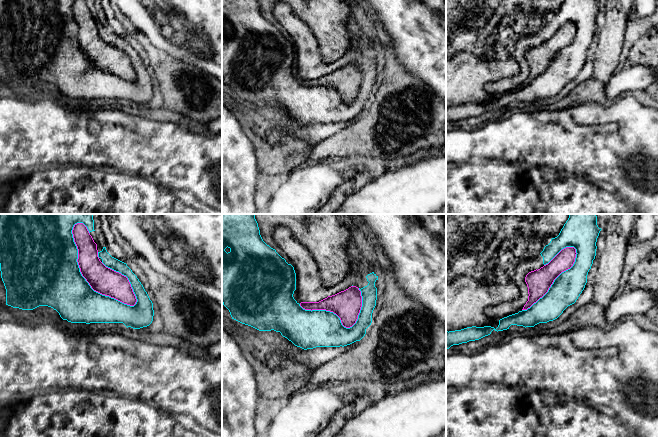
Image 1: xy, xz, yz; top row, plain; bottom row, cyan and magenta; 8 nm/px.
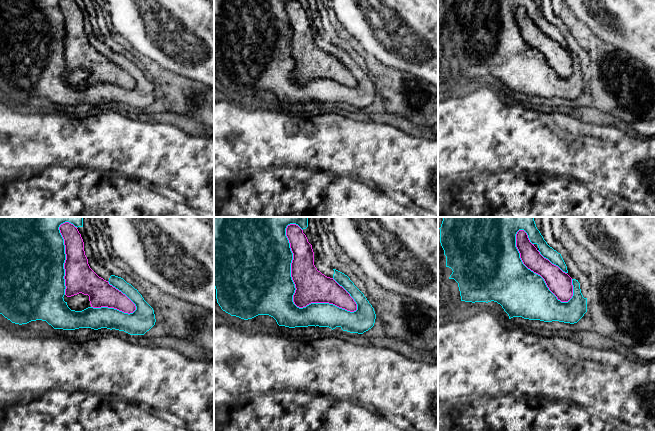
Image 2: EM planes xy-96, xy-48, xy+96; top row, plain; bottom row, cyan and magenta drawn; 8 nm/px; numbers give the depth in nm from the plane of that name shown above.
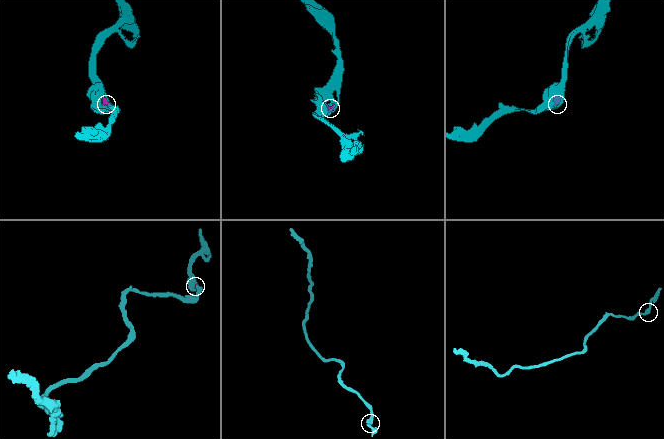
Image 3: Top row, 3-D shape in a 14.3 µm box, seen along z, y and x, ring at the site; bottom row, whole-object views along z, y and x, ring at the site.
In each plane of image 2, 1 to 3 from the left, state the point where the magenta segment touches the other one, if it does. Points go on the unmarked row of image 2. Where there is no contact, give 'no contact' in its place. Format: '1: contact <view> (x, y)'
1: contact xy-96 (113, 84)
2: contact xy-48 (293, 70)
3: contact xy+96 (530, 46)

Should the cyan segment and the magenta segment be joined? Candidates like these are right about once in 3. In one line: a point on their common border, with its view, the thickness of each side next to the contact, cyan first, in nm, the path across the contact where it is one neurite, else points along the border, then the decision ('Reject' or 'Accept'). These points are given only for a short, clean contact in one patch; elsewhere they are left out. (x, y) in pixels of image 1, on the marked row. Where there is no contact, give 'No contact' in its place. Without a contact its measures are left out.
Touches cyan at xy (82, 276). Thickness 480 nm (cyan) against 220 nm. Reject

